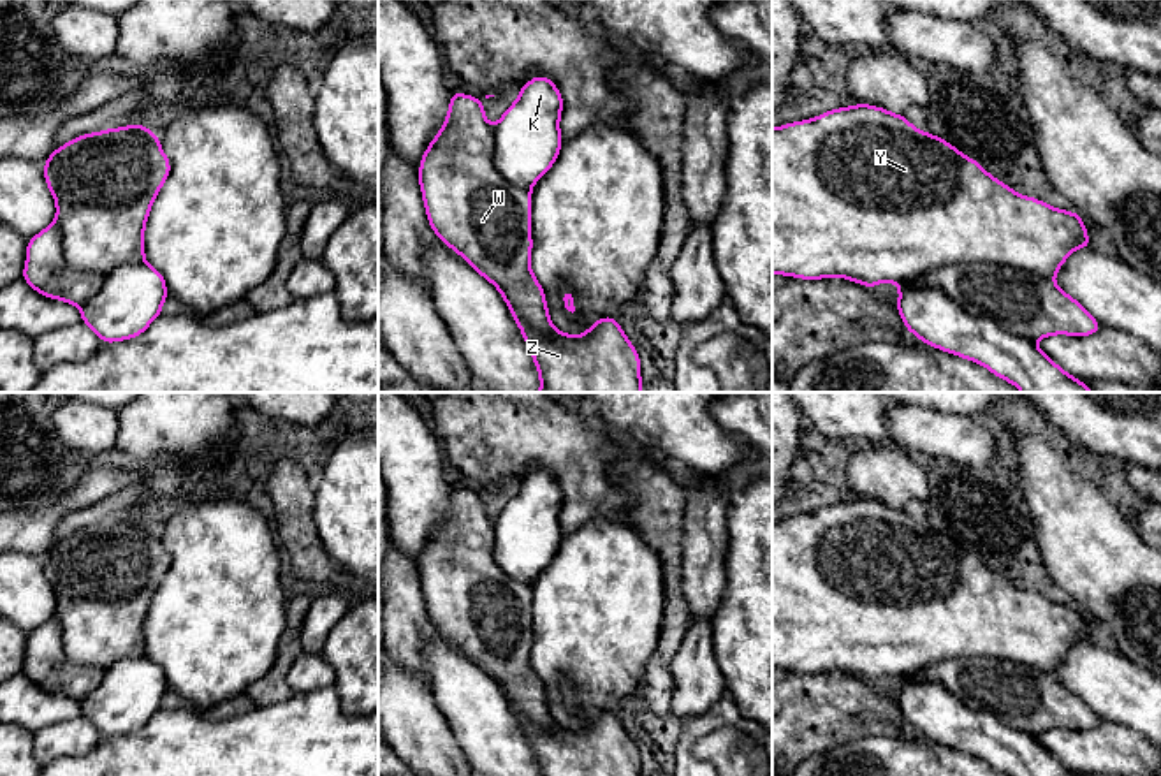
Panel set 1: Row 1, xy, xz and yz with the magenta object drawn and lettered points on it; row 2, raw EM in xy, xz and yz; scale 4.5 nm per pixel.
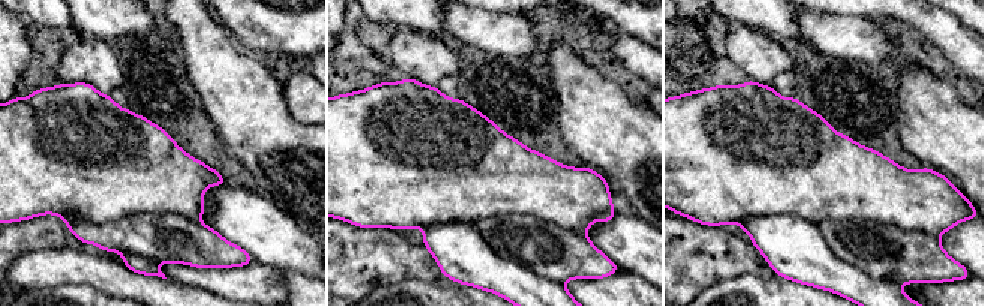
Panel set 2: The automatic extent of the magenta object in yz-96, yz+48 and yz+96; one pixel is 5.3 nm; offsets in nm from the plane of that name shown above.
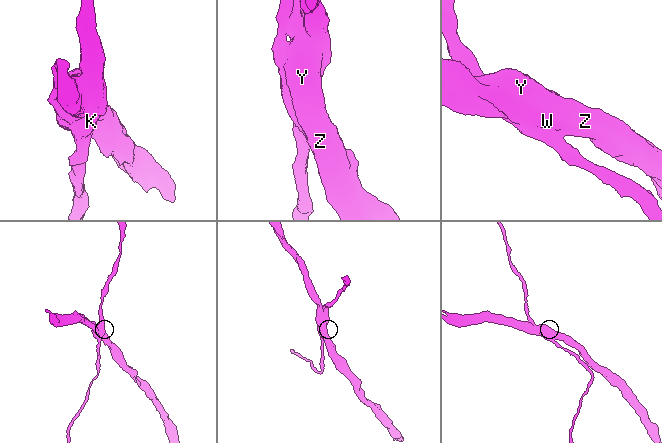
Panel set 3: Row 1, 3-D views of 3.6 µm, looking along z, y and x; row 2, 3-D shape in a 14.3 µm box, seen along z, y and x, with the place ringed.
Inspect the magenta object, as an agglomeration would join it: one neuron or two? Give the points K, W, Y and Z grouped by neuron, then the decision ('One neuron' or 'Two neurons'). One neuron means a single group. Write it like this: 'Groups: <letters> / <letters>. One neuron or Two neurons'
Groups: K / W Y Z. Two neurons

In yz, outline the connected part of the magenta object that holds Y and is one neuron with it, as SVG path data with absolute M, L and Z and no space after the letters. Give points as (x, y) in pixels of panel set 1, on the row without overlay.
M857 498L827 505L813 514L772 523L772 667L776 669L804 674L841 670L862 677L867 683L881 676L894 676L897 679L908 677L911 681L938 681L969 709L989 713L1011 728L1034 736L1054 728L1091 730L1103 721L1078 695L1054 677L1054 670L1068 649L1077 642L1087 641L1092 639L1084 612L1075 605L1062 605L1034 591L1017 588L990 570L976 554L962 549L945 533L931 526L920 526L902 509L894 509L869 498Z

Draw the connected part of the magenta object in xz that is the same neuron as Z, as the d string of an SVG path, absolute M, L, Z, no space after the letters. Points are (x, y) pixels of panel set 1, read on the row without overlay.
M450 487L443 521L422 549L419 579L431 623L500 684L529 741L540 776L642 776L637 743L616 711L598 713L580 730L565 728L552 720L545 686L529 660L531 584L512 579L494 561L494 528L482 494Z

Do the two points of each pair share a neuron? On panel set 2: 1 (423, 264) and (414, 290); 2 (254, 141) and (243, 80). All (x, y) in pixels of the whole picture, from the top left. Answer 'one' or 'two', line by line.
1: two
2: one

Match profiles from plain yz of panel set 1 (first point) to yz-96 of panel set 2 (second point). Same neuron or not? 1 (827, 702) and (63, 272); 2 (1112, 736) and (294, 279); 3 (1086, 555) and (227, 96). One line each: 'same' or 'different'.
1: different
2: different
3: same

